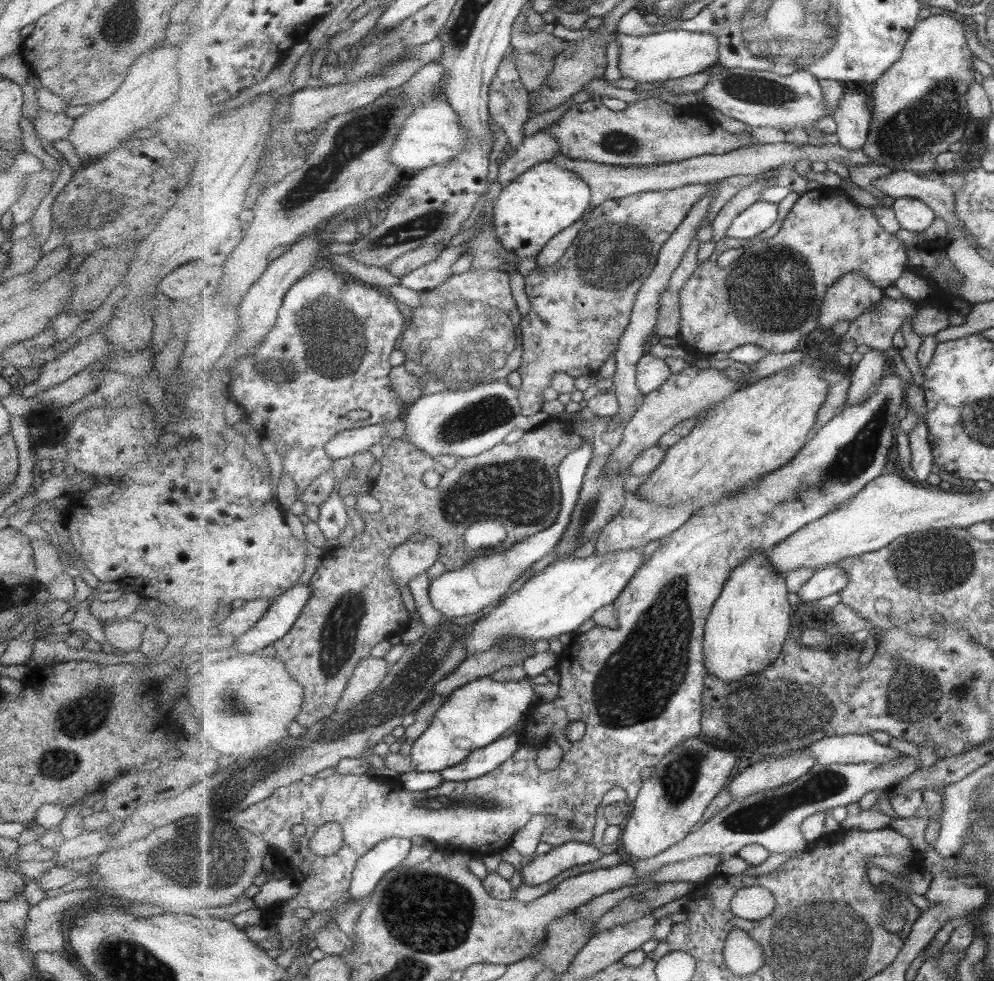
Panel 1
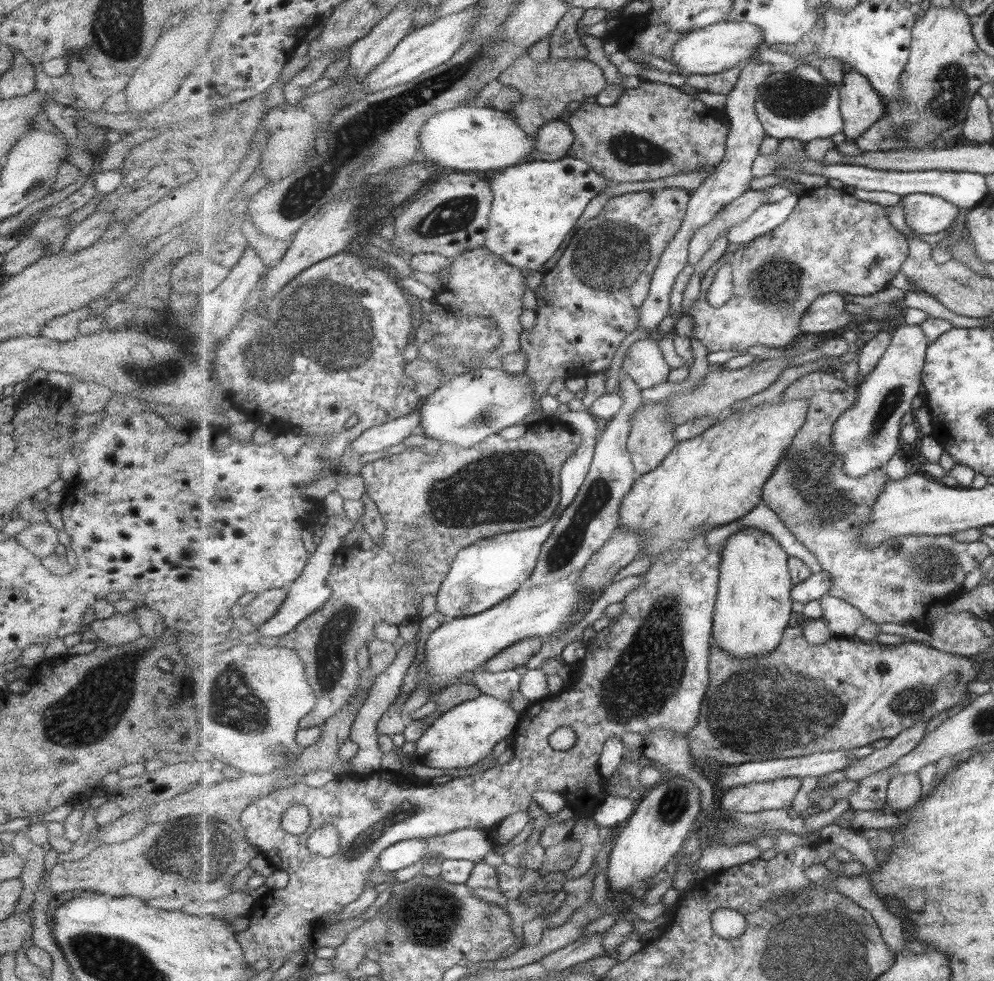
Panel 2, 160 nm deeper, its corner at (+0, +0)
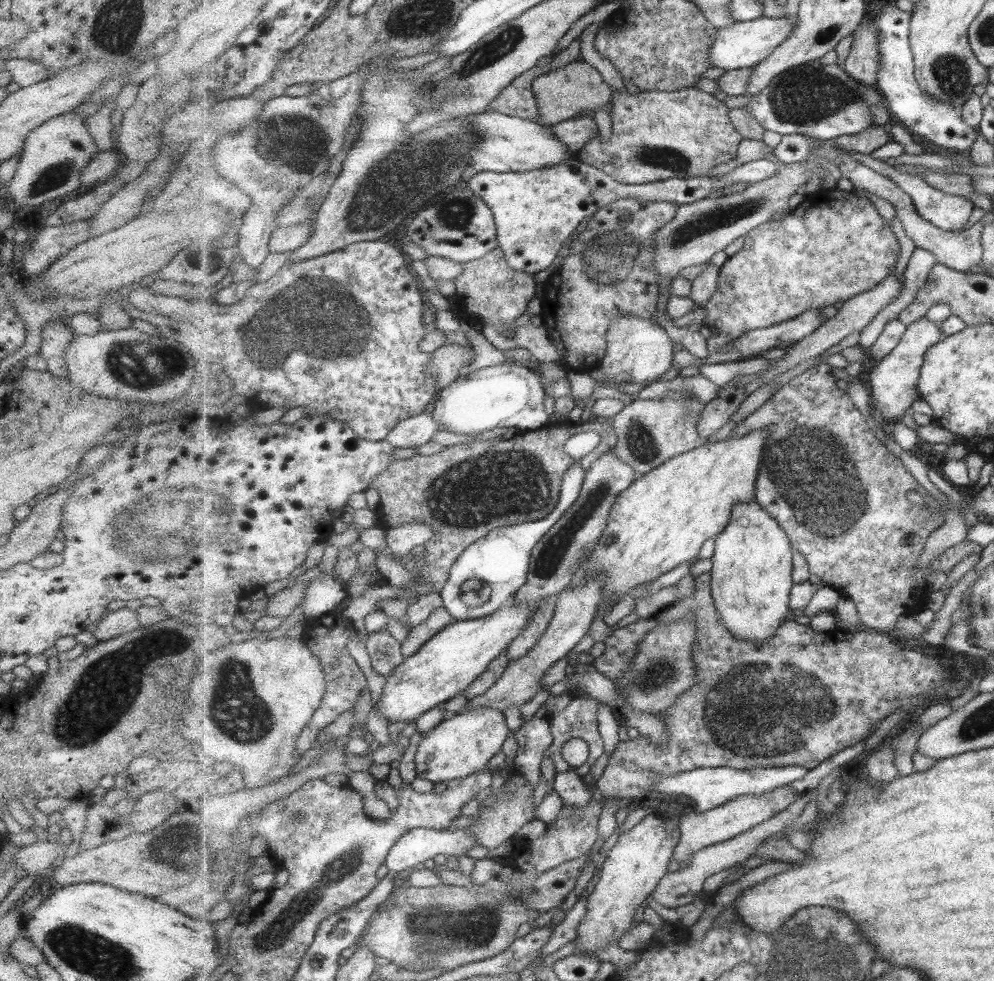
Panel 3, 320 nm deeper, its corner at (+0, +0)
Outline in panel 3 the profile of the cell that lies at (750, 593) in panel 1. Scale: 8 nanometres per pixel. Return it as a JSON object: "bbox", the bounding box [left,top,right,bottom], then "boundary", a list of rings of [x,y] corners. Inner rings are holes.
{"bbox":[712,500,794,642],"boundary":[[[753,500],[737,503],[729,526],[716,538],[712,556],[712,596],[721,622],[745,642],[765,642],[791,615],[794,551],[790,536],[767,509]]]}

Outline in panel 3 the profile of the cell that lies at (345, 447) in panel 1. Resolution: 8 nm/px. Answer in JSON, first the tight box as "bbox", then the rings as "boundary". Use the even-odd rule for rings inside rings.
{"bbox":[385,411,442,448],"boundary":[[[428,411],[400,422],[385,441],[393,443],[397,448],[419,448],[431,442],[442,429],[439,421],[434,419],[433,412]]]}

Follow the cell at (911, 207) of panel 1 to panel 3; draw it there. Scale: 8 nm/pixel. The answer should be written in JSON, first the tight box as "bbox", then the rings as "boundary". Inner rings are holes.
{"bbox":[850,152,976,231],"boundary":[[[850,152],[850,158],[861,164],[865,164],[867,167],[875,170],[877,173],[887,176],[894,180],[907,194],[914,200],[915,206],[919,211],[919,214],[924,219],[929,220],[937,228],[945,231],[963,231],[965,224],[971,220],[971,214],[973,214],[973,208],[976,204],[964,196],[953,196],[952,194],[945,194],[942,190],[933,188],[927,184],[925,178],[916,174],[906,174],[904,171],[897,170],[895,166],[889,166],[887,162],[881,162],[881,160],[875,160],[869,155],[863,155],[857,152]]]}

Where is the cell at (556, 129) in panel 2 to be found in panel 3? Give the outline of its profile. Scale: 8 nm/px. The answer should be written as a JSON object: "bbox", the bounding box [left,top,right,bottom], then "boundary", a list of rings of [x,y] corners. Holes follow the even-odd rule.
{"bbox":[550,113,600,153],"boundary":[[[591,113],[565,120],[555,126],[551,126],[550,129],[574,153],[591,143],[600,132],[599,126]]]}

